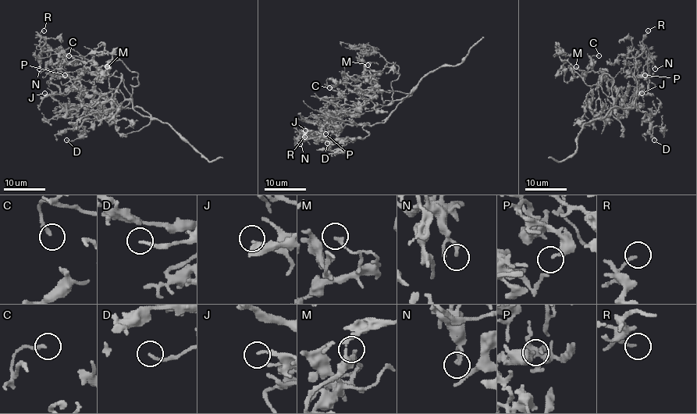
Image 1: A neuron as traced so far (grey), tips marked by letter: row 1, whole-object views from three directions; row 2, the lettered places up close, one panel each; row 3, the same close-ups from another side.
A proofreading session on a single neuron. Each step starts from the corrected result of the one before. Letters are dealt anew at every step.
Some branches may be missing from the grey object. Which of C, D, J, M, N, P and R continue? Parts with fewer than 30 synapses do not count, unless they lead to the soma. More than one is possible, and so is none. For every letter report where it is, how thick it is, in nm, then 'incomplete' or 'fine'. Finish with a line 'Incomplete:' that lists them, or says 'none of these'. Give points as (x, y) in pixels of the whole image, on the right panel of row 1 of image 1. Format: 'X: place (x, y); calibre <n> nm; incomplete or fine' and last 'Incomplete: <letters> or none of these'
C: place (599, 55); calibre 220 nm; fine
D: place (654, 140); calibre 160 nm; fine
J: place (641, 93); calibre 150 nm; fine
M: place (576, 66); calibre 170 nm; fine
N: place (655, 69); calibre 200 nm; fine
P: place (645, 75); calibre 220 nm; fine
R: place (648, 30); calibre 140 nm; fine
Incomplete: none of these

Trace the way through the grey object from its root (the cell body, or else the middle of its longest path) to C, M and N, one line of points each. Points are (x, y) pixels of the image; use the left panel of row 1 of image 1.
C: (140, 106), (149, 115), (133, 108), (121, 74), (90, 74), (84, 71), (85, 62), (69, 62), (69, 55)
M: (140, 106), (149, 115), (133, 108), (130, 84), (137, 85), (137, 74), (112, 60), (97, 81), (107, 66)
N: (140, 106), (122, 108), (108, 76), (69, 48), (56, 66), (49, 57), (39, 57), (39, 69)

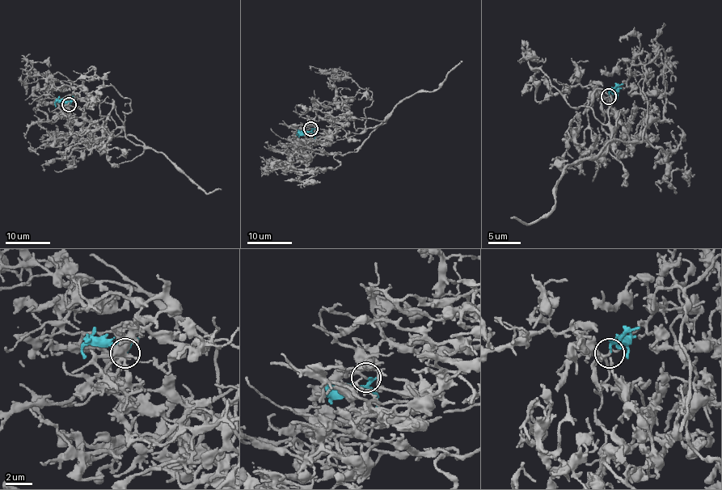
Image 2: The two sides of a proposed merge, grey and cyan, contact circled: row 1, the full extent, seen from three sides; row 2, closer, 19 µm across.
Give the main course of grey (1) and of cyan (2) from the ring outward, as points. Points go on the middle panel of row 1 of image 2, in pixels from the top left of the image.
1: (310, 128), (340, 139), (384, 124), (355, 151), (316, 154), (289, 168), (272, 158), (272, 166)
2: (310, 129), (299, 131), (297, 135)

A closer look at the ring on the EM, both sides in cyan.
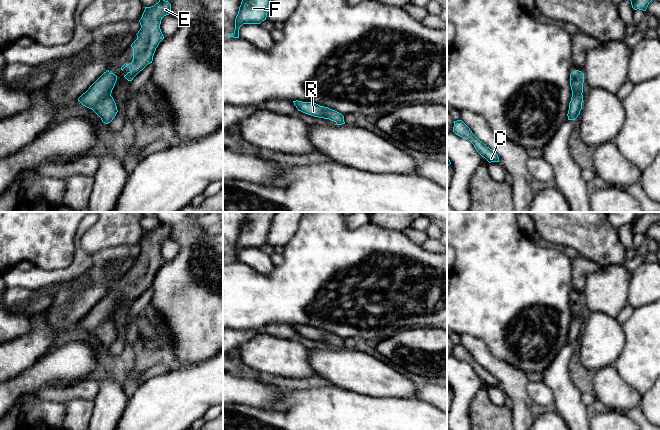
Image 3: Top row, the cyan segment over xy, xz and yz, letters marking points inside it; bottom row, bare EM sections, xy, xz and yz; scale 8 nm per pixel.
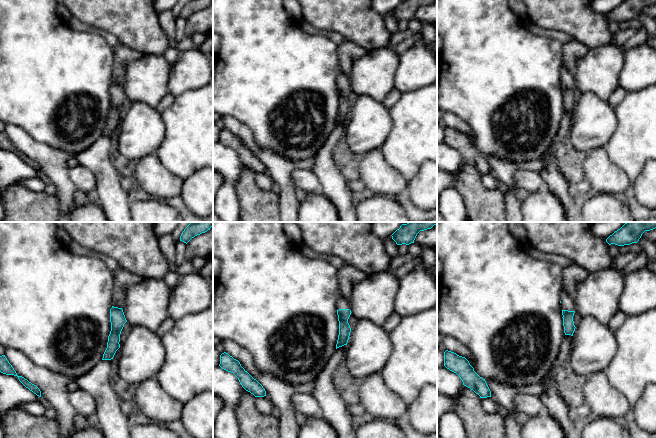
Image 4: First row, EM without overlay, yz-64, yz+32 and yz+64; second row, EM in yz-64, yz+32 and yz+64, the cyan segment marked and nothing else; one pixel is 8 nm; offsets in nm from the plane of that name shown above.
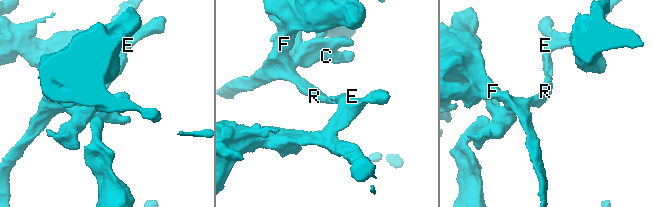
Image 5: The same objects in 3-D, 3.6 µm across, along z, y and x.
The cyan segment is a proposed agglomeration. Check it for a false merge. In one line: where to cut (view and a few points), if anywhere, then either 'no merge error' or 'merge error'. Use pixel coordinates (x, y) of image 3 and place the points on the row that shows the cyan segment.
no cut; no merge error

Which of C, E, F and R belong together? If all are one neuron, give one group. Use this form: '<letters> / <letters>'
C E F R

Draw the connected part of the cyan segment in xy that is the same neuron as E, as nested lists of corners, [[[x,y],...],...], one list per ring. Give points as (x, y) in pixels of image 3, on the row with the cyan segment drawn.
[[[159,0],[154,6],[145,7],[141,19],[141,28],[137,39],[131,44],[133,48],[133,60],[128,65],[125,63],[121,70],[129,67],[129,72],[124,75],[128,81],[142,71],[148,64],[152,63],[153,56],[159,43],[164,39],[160,29],[161,20],[171,12],[171,4],[165,0]]]

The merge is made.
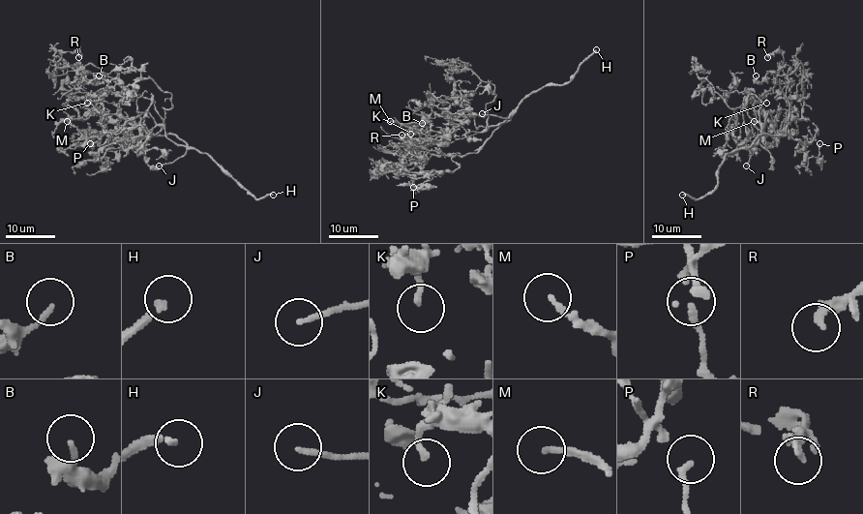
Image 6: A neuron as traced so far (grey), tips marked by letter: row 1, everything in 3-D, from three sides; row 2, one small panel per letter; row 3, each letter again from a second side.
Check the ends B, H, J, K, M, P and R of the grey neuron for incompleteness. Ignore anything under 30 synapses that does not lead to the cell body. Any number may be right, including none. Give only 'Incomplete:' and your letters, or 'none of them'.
Incomplete: H, J

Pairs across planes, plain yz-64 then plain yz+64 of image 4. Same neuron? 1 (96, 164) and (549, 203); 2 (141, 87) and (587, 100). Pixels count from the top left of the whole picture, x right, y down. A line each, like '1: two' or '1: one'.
1: two
2: two

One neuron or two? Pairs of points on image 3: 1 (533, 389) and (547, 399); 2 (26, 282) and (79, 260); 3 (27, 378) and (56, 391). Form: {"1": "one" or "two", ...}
{"1": "one", "2": "one", "3": "two"}

